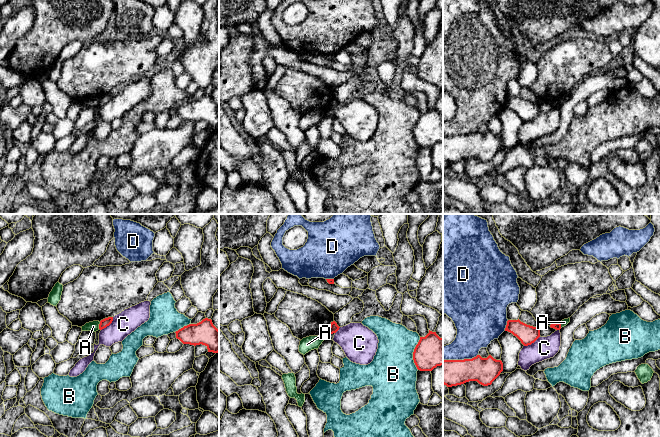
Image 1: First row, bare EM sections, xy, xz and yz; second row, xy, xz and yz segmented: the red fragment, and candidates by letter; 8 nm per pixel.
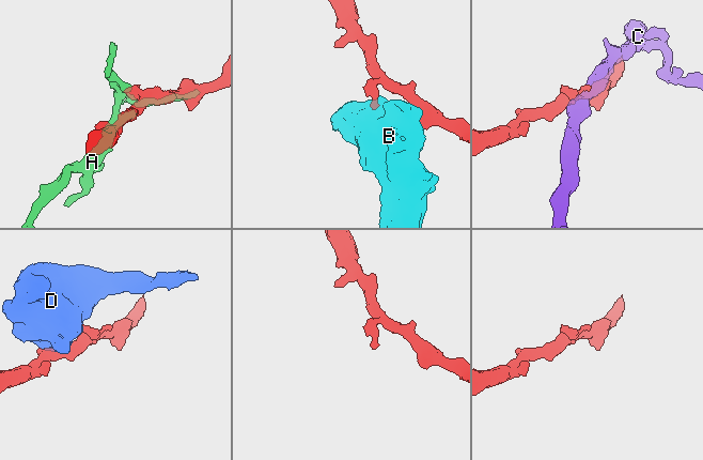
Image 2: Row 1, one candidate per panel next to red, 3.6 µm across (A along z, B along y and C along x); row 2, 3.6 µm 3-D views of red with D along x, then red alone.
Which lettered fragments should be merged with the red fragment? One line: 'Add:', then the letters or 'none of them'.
Add: none of them

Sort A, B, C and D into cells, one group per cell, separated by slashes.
A / B / C / D

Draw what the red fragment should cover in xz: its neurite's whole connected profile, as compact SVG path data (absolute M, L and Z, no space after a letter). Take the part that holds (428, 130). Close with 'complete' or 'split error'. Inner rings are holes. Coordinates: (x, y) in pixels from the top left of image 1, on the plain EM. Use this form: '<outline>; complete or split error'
M429 106L425 113L420 113L413 128L413 136L420 147L432 147L443 141L443 114Z; complete

